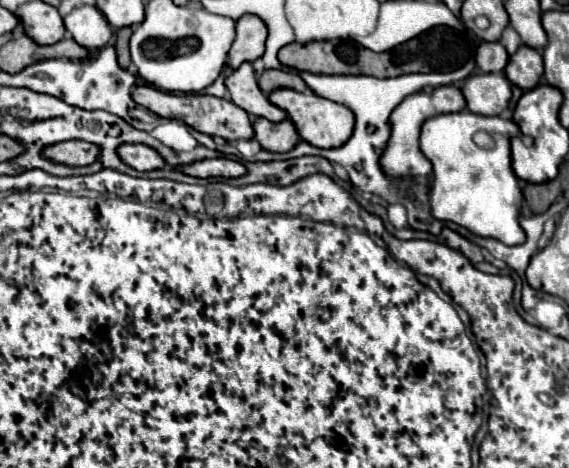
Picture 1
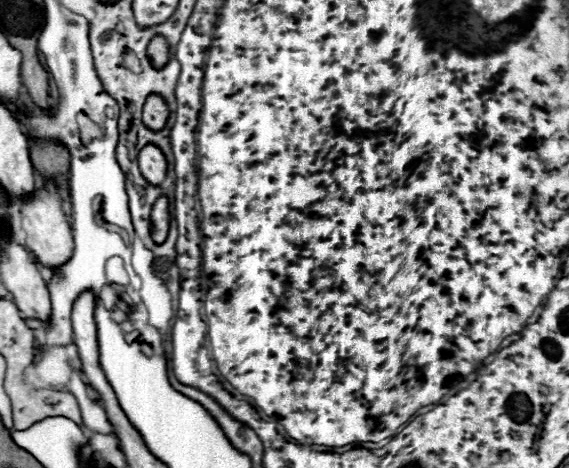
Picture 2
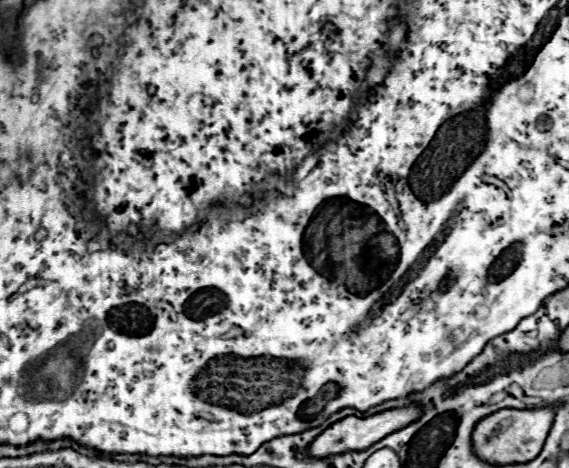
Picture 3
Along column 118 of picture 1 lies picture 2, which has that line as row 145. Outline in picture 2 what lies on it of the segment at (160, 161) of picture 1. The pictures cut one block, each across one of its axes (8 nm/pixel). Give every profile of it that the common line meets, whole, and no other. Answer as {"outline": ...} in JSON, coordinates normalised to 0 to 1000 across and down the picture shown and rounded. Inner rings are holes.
{"outline":[[[260,308],[246,321],[243,329],[243,350],[246,350],[246,368],[250,376],[264,389],[264,393],[274,393],[281,397],[285,385],[292,380],[292,359],[295,359],[295,346],[292,346],[292,333],[285,329],[285,321],[271,308]]]}

